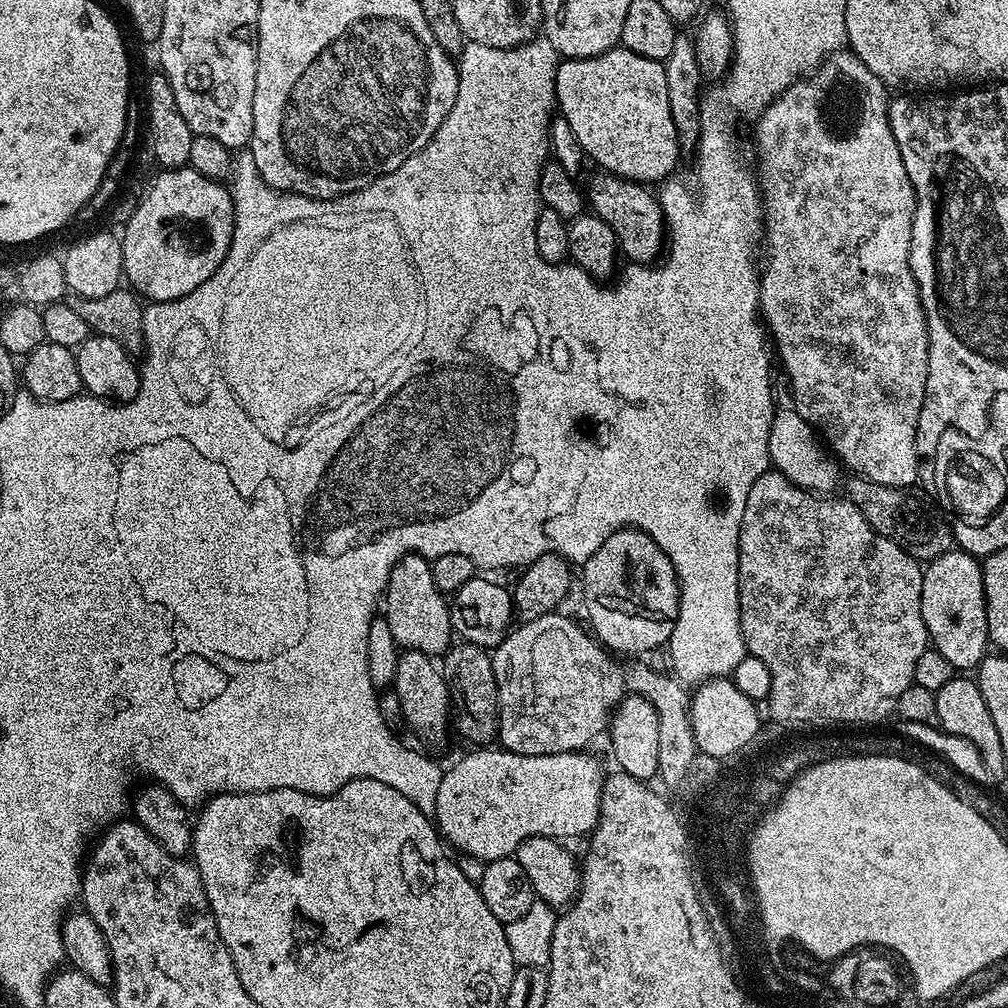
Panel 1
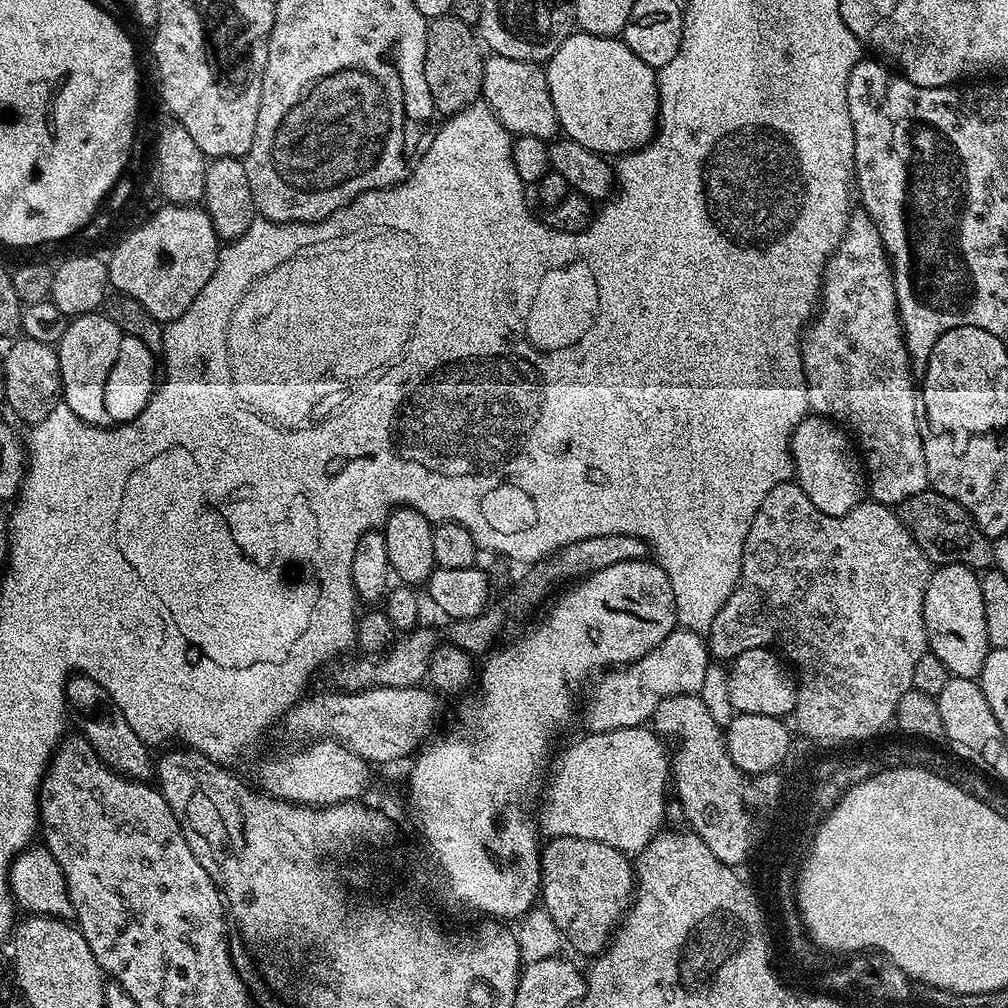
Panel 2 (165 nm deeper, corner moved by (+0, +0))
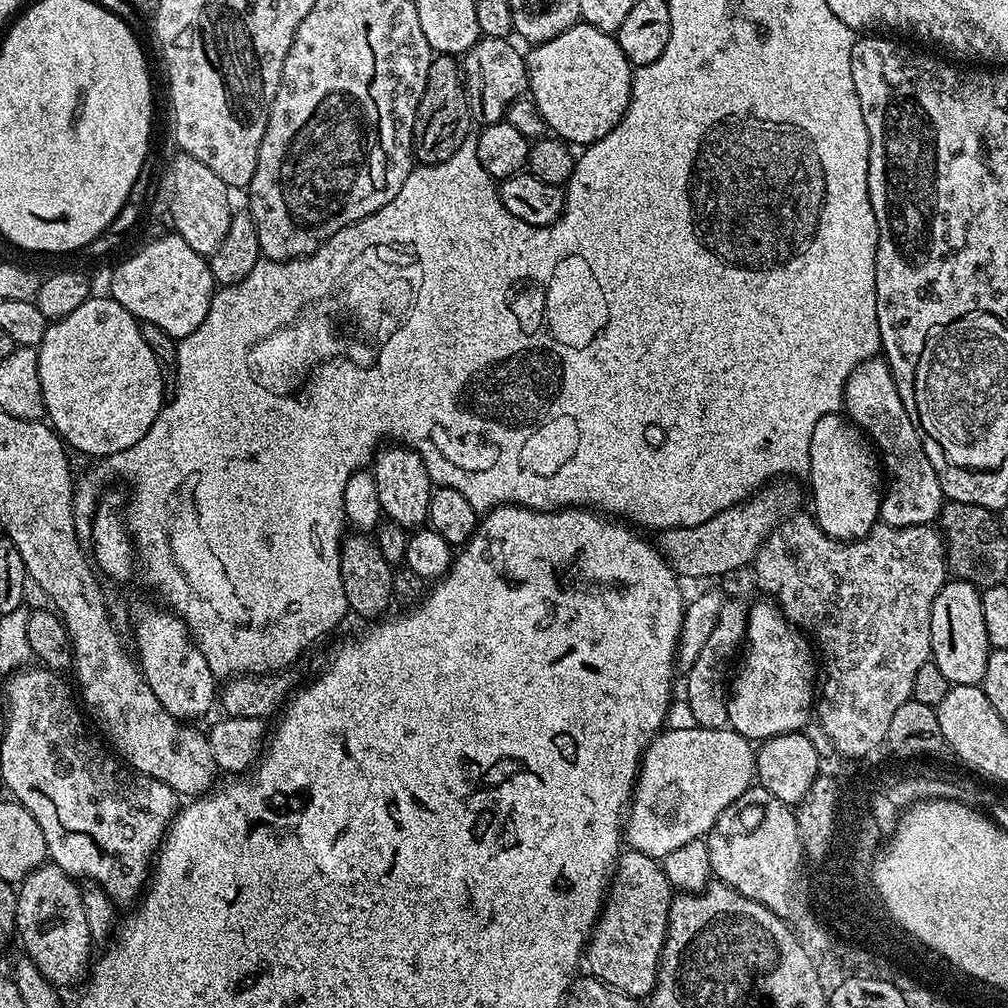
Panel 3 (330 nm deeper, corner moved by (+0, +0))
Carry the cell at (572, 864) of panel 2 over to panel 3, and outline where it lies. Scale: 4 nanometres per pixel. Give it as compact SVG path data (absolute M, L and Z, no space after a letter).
M631 850L621 851L620 859L616 861L616 871L612 874L610 887L606 893L604 907L600 909L596 927L593 928L586 945L587 971L597 980L609 984L615 992L637 998L651 996L656 985L660 955L668 937L668 915L673 895L672 883L666 878L664 865L657 857Z

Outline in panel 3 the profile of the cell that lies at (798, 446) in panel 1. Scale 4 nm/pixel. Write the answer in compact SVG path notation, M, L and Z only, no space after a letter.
M840 412L826 414L814 426L806 480L812 483L812 508L818 526L835 540L861 540L878 523L882 464L871 440Z

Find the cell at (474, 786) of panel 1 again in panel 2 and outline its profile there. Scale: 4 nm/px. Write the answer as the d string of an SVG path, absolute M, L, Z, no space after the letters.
M641 726L584 734L581 740L558 752L551 761L550 775L546 780L548 793L540 804L539 831L548 838L586 838L606 842L606 846L614 846L625 854L639 854L661 831L668 796L670 800L669 745L651 727Z

